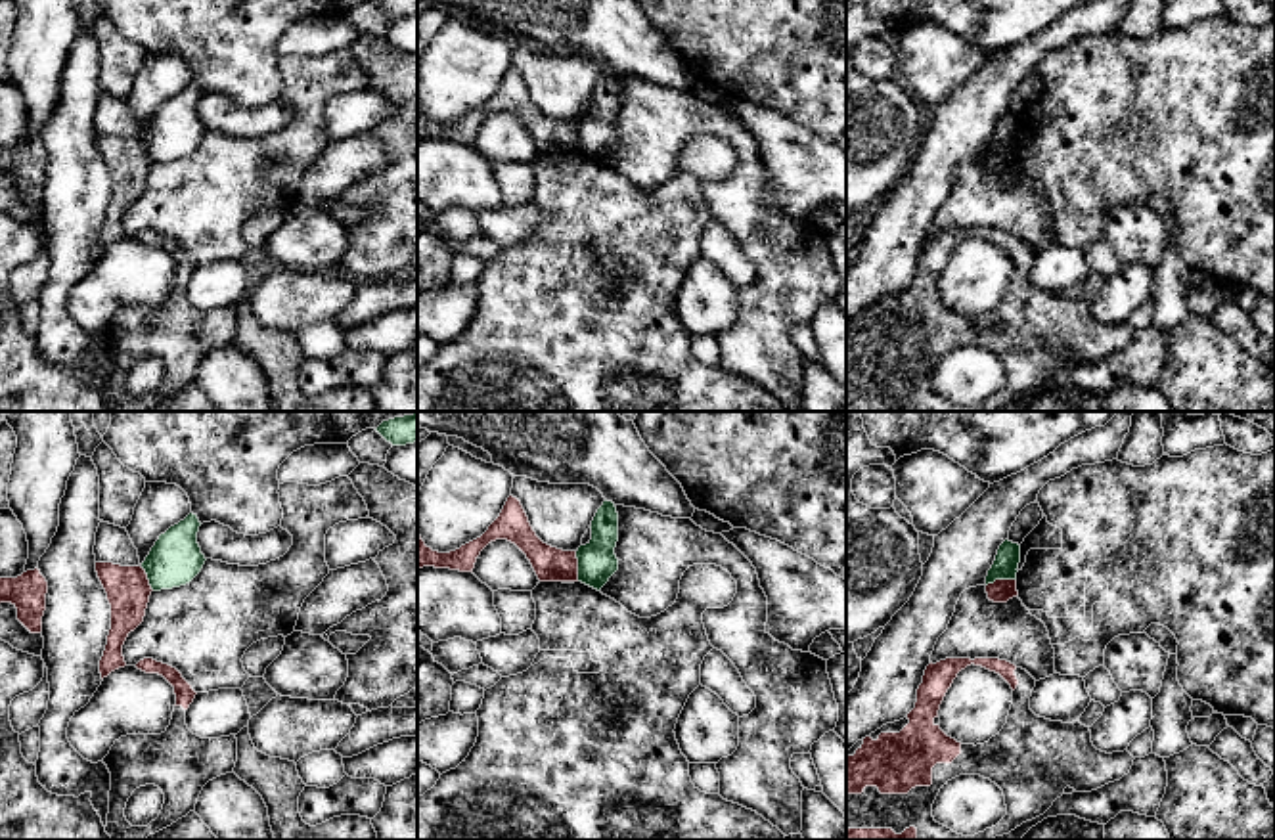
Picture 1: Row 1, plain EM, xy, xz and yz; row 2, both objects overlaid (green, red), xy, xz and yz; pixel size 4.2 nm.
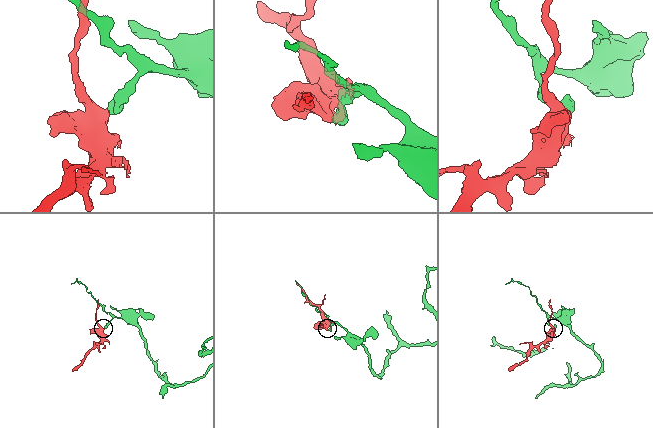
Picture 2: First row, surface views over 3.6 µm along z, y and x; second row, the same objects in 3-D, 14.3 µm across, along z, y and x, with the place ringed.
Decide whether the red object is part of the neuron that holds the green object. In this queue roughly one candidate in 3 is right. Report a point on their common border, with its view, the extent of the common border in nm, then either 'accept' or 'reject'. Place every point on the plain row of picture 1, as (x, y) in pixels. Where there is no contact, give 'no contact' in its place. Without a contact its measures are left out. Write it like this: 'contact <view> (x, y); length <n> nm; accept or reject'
contact xz (579, 138); length 130 nm; reject

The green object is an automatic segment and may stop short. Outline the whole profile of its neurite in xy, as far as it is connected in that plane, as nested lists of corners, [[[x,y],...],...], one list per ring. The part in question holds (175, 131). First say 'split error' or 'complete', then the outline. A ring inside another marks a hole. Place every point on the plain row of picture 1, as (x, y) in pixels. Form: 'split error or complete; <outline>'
complete; [[[190,84],[159,107],[142,134],[153,163],[186,157],[201,144],[207,130],[197,115],[199,98],[197,86]]]

